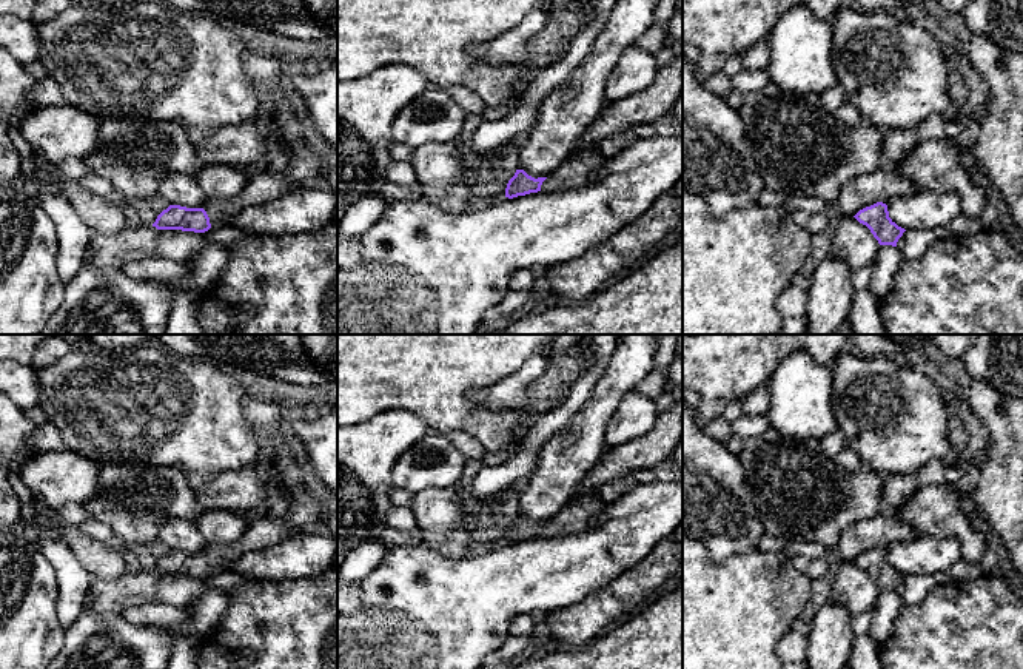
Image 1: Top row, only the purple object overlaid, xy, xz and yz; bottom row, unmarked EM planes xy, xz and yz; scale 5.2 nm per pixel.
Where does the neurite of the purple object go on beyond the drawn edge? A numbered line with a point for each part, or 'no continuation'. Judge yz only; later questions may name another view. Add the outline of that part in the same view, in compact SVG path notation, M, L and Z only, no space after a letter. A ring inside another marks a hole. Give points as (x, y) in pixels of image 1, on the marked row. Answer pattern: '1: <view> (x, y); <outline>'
no continuation

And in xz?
1: xz (578, 168); M598 148L572 151L558 168L547 176L541 185L541 191L555 191L562 188L579 188L587 185L593 174L607 160Z

